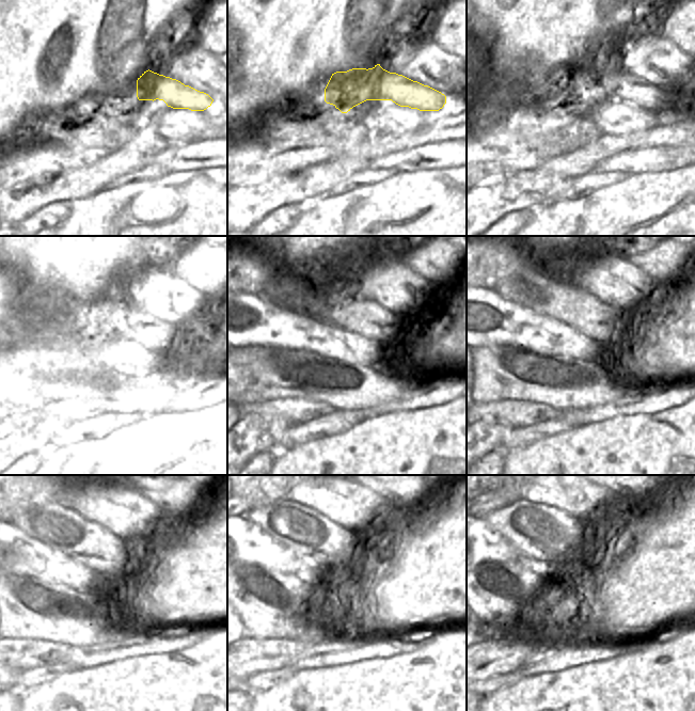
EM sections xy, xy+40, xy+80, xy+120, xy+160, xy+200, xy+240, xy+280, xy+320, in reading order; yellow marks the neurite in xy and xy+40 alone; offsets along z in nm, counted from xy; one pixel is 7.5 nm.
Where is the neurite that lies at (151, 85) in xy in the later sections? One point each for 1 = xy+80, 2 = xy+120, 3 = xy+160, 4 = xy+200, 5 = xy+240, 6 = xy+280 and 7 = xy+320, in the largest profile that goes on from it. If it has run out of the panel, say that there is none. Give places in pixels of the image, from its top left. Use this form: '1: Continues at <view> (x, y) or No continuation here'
1: Continues at xy+80 (587, 83)
2: Continues at xy+120 (96, 312)
3: Continues at xy+160 (295, 290)
4: Continues at xy+200 (542, 290)
5: Continues at xy+240 (64, 530)
6: Continues at xy+280 (303, 530)
7: Continues at xy+320 (545, 533).

